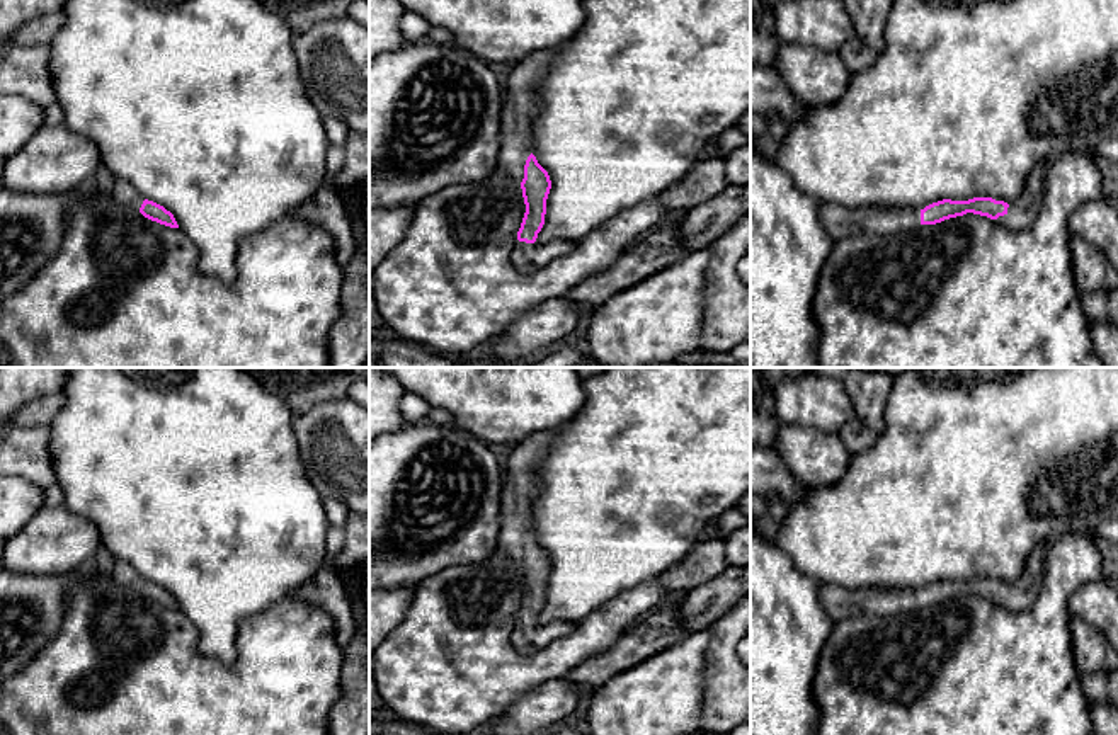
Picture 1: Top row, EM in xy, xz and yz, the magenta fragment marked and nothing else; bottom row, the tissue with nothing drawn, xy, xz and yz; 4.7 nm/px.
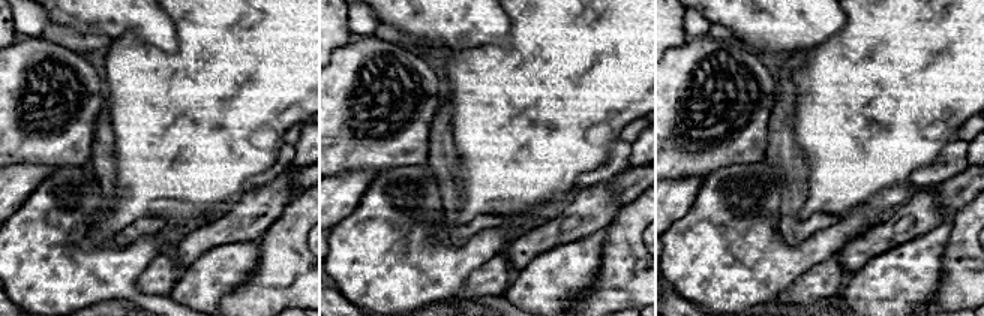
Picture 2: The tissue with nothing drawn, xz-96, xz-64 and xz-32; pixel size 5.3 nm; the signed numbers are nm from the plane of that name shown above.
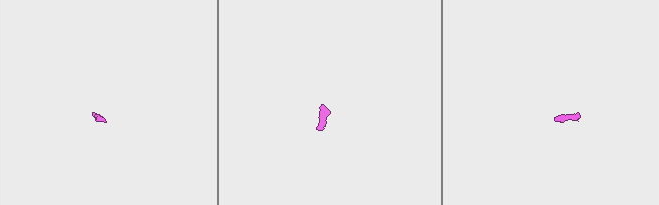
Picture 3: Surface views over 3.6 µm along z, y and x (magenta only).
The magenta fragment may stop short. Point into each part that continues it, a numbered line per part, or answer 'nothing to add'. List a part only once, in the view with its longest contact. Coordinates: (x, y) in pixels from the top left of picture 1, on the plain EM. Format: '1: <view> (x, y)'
1: xz (521, 487)
2: yz (1021, 594)

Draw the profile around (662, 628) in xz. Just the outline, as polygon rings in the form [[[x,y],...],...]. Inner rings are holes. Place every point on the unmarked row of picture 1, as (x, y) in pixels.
[[[672,597],[657,611],[643,616],[621,640],[602,653],[580,662],[567,674],[575,691],[582,696],[594,692],[614,675],[638,665],[681,643],[687,636],[687,628],[679,616],[679,597]]]

